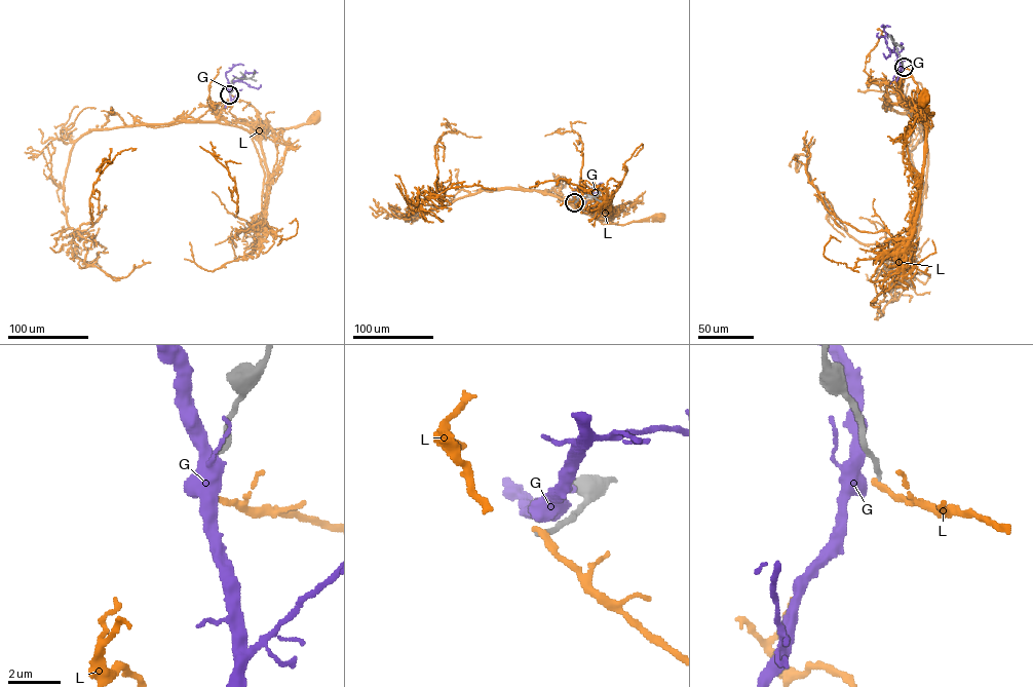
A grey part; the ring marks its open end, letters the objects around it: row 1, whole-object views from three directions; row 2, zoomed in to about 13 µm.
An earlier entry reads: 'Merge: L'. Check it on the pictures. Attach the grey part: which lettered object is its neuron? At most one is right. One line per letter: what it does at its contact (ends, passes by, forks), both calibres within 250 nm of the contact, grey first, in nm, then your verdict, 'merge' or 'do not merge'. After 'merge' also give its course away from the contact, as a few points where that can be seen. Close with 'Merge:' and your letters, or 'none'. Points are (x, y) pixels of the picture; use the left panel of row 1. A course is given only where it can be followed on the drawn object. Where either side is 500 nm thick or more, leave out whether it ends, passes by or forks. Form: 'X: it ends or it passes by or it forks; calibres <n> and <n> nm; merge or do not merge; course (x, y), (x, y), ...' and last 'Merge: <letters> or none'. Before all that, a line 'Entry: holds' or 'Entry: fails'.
Entry: fails
G: it forks; calibres 220 and 400 nm; do not merge
L: it ends; calibres 240 and 240 nm; do not merge
Merge: none

